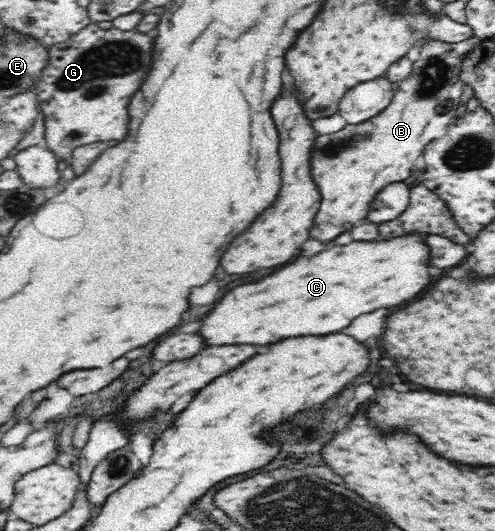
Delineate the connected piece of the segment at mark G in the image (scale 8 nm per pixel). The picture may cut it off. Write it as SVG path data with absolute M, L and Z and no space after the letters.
M88 23L63 43L49 46L48 66L44 68L35 84L39 108L45 116L45 138L49 150L58 160L64 158L71 162L71 154L78 146L108 140L126 140L128 136L128 106L132 96L140 90L148 72L152 70L152 54L154 54L154 34L134 31L123 31L112 27L102 29L98 23Z

